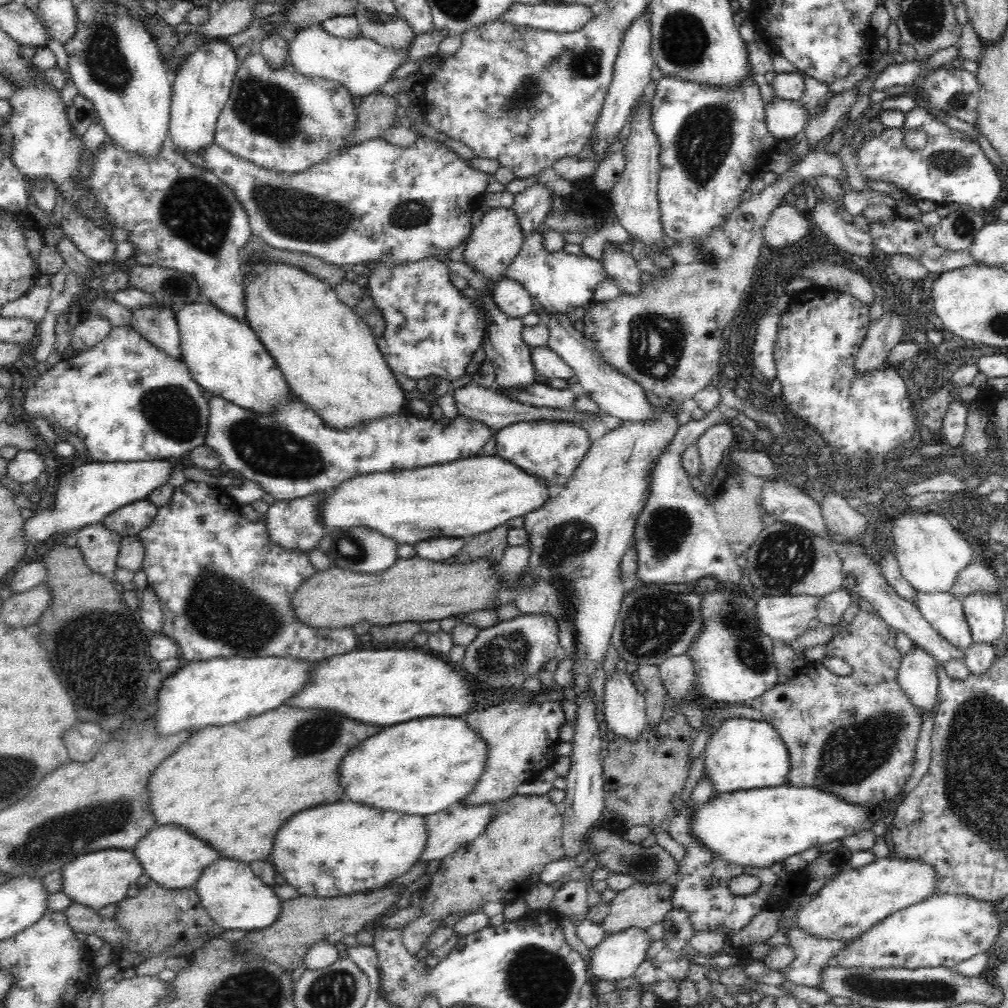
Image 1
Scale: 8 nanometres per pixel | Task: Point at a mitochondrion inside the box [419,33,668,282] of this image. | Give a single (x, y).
(586, 63)

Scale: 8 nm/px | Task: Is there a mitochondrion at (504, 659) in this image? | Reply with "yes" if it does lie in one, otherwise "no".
yes

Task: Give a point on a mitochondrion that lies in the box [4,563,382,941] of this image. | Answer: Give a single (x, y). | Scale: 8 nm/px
(57, 838)

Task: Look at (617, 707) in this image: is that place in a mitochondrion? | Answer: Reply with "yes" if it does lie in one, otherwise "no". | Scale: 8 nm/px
no

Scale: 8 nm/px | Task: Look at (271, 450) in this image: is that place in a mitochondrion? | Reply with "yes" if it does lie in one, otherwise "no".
yes

